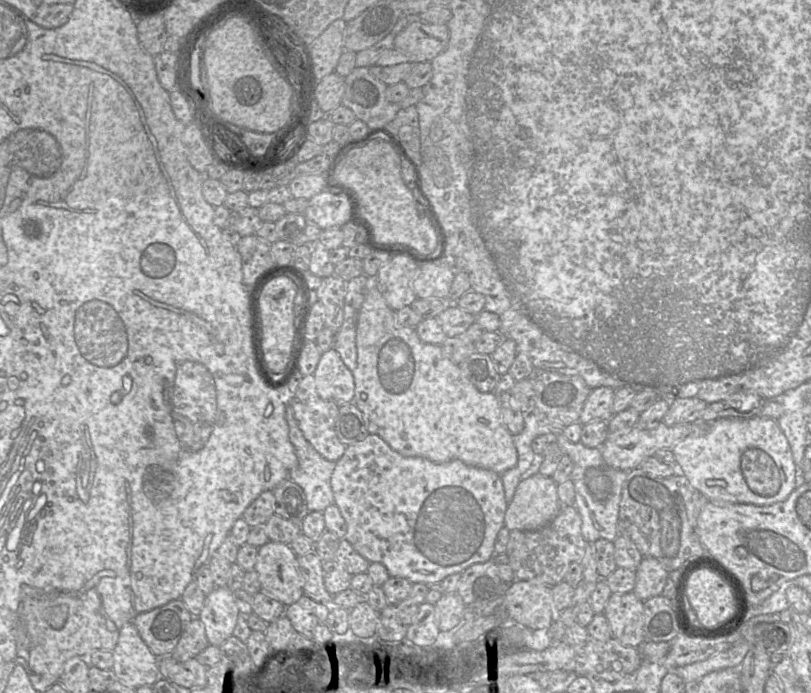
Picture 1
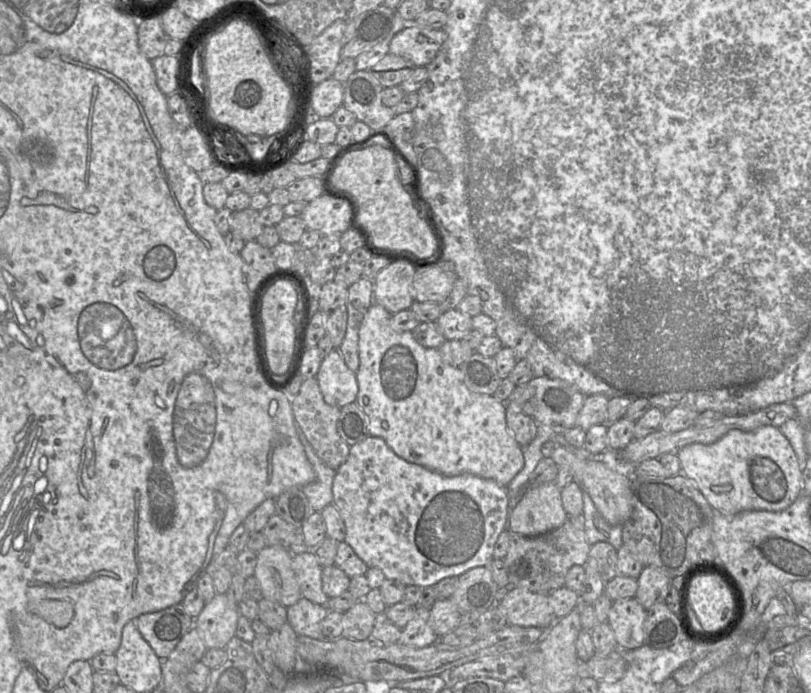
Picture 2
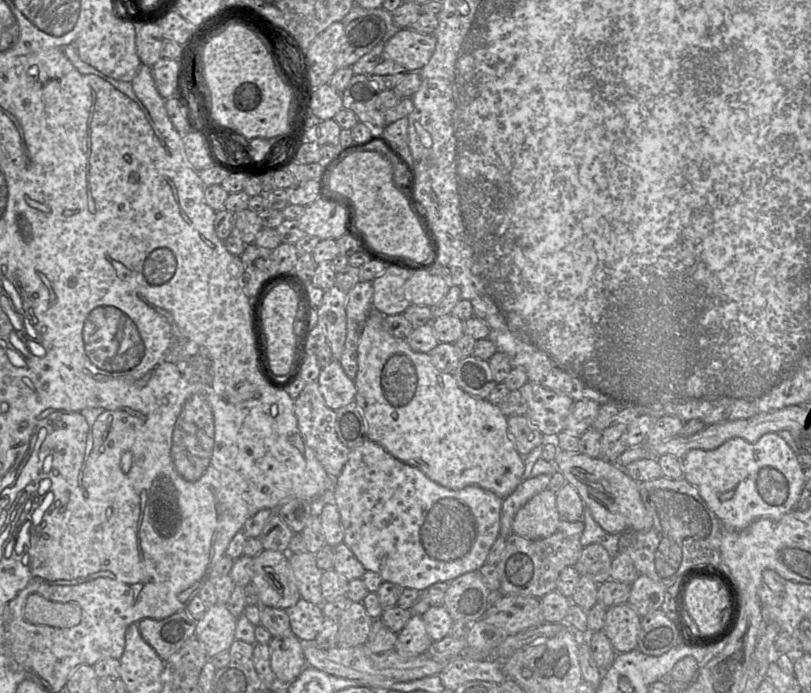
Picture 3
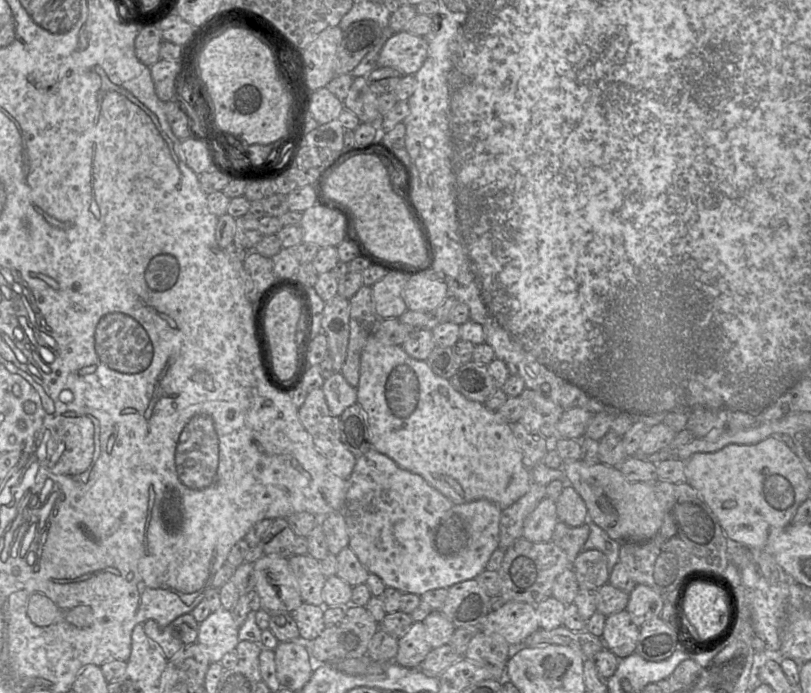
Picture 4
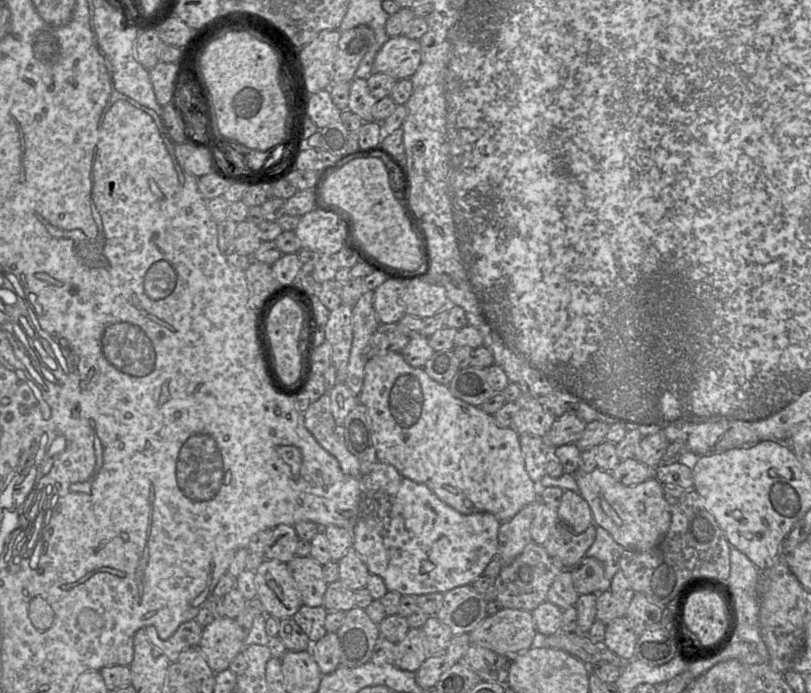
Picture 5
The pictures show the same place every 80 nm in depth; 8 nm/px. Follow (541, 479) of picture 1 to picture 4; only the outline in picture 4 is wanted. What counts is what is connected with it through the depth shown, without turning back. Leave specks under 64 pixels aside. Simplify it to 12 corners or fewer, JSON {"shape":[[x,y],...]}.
{"shape":[[546,496],[526,518],[522,537],[549,542],[558,521]]}

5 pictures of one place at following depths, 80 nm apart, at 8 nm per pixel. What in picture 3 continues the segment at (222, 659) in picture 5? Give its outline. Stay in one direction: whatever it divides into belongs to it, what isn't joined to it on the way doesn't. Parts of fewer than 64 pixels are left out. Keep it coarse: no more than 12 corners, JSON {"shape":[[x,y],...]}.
{"shape":[[217,603],[196,621],[209,658],[229,650],[237,619]]}

